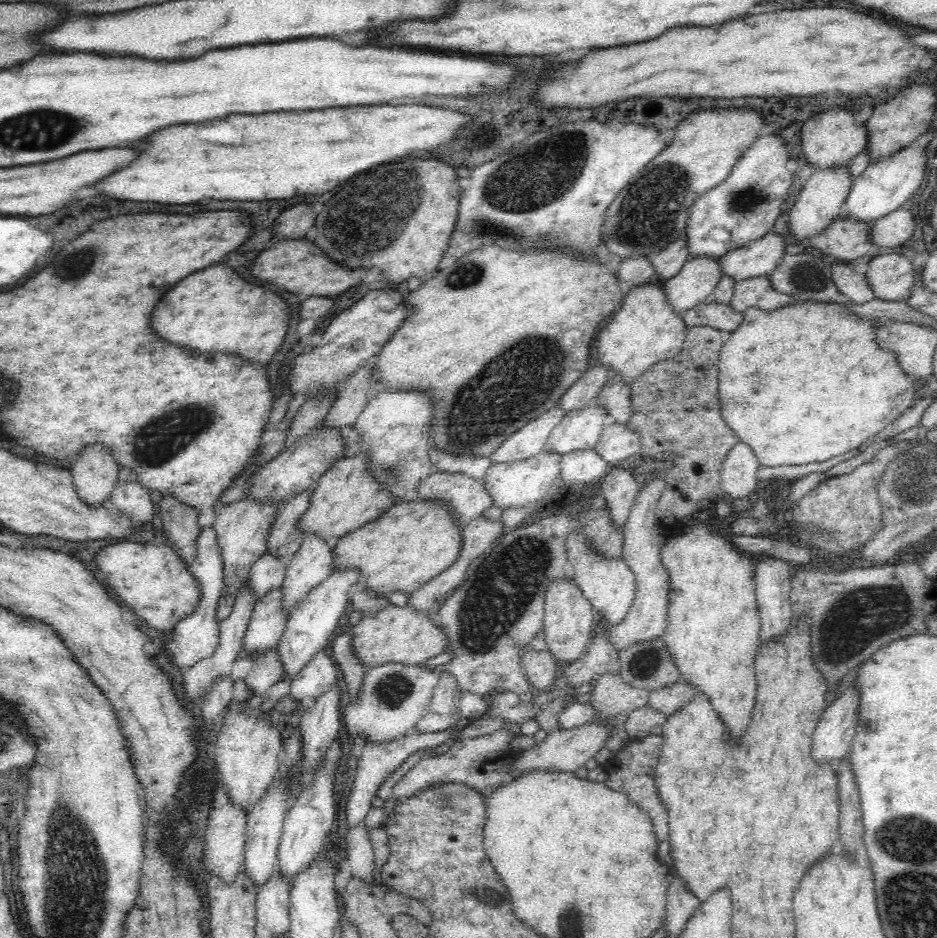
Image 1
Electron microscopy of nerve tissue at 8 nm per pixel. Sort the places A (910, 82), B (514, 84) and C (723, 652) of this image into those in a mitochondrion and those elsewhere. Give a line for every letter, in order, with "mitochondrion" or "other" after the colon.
A: other
B: other
C: other

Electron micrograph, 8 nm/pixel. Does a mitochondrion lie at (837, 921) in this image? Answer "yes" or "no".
no

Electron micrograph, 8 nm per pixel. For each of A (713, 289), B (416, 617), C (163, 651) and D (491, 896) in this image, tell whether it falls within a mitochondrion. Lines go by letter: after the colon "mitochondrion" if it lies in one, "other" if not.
A: other
B: other
C: other
D: mitochondrion

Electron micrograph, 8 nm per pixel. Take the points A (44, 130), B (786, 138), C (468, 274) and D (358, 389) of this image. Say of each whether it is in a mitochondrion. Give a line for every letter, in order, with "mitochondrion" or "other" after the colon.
A: mitochondrion
B: other
C: mitochondrion
D: other

